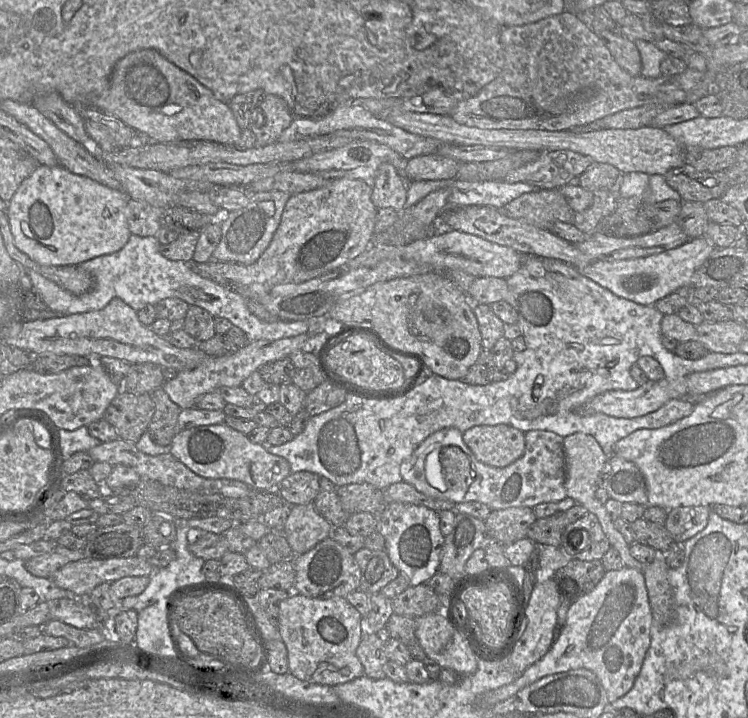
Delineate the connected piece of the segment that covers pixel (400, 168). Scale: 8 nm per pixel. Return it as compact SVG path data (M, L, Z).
M354 140L344 146L332 150L320 152L309 157L305 157L291 163L288 168L302 173L313 173L326 180L336 178L361 179L372 181L379 166L382 163L390 163L395 167L398 174L408 181L405 170L407 159L393 151L384 144L375 141Z

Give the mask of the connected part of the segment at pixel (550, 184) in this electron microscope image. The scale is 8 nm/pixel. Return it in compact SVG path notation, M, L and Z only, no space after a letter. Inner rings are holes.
M573 151L542 152L535 160L510 171L503 181L527 183L539 190L559 189L579 177L592 163L590 157Z

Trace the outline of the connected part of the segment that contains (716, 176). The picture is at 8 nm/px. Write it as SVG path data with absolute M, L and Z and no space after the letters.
M688 165L670 169L664 177L683 202L704 203L720 198L732 186L725 171L702 172Z

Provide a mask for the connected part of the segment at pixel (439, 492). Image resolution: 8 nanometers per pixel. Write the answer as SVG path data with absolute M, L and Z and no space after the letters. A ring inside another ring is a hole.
M444 428L427 437L400 466L404 482L419 492L435 499L454 504L480 502L491 510L512 507L534 508L541 503L559 502L567 497L565 489L566 465L563 449L564 438L547 430L531 430L525 433L524 454L506 467L492 467L480 462L463 441L463 432L457 428Z

